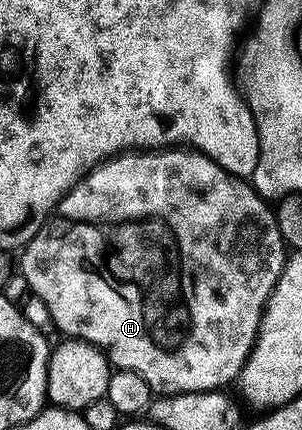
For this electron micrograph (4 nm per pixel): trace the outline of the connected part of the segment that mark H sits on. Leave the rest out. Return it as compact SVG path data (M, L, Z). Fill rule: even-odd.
M169 147L163 151L129 151L97 165L90 173L84 174L83 181L75 185L67 200L88 201L92 213L104 213L104 221L91 225L84 217L56 217L45 221L44 226L23 246L19 254L20 265L24 268L24 281L36 292L44 304L48 317L64 332L68 339L89 341L97 349L103 349L104 356L116 369L134 371L150 383L153 394L207 393L220 391L239 378L242 367L256 341L264 308L284 270L286 246L276 226L276 214L269 202L261 197L243 177L235 177L218 163L210 160L205 153L187 147Z

